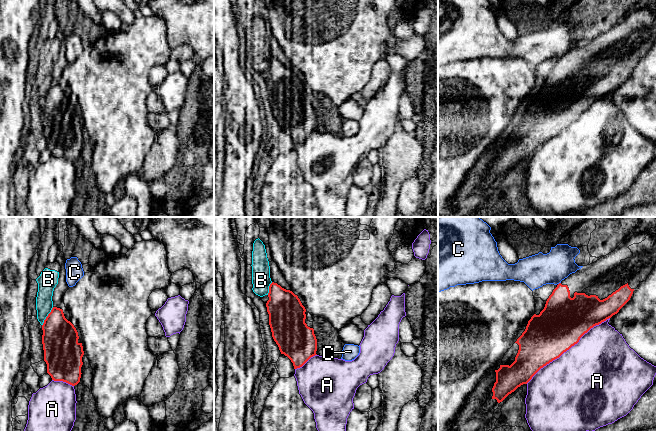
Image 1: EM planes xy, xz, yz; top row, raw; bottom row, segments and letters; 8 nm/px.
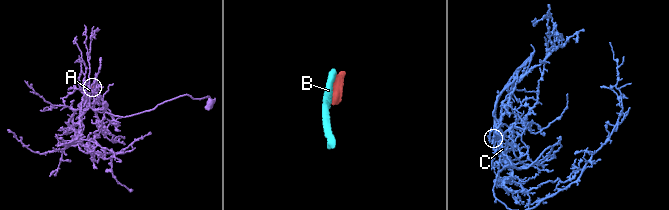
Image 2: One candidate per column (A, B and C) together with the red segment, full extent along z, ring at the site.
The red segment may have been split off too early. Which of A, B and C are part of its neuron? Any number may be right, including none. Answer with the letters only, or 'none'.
none

